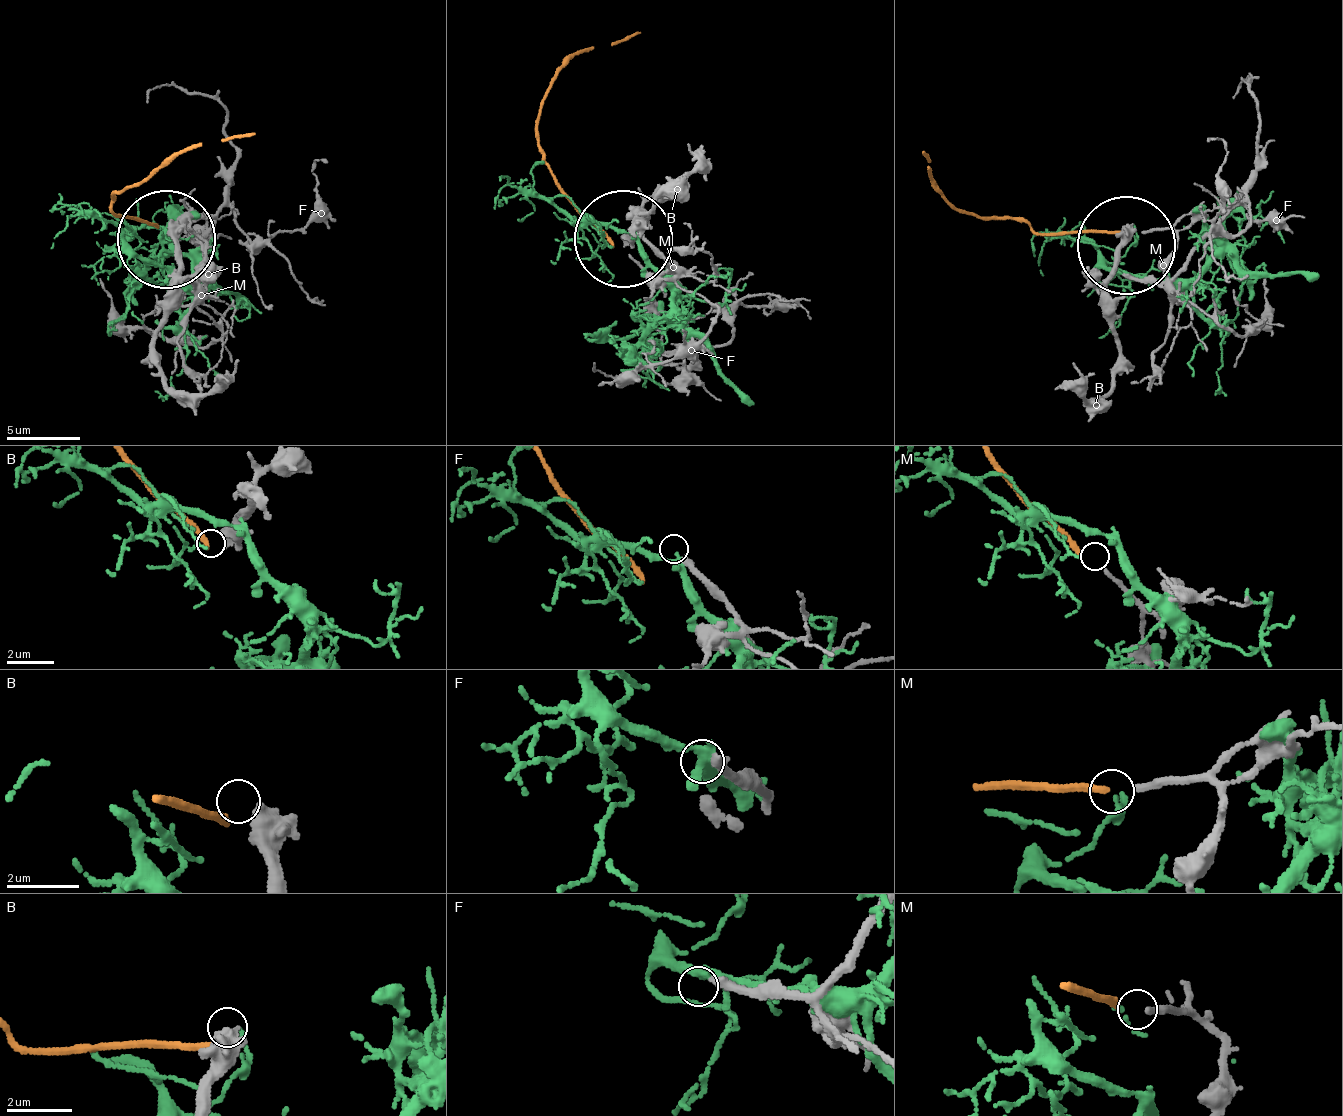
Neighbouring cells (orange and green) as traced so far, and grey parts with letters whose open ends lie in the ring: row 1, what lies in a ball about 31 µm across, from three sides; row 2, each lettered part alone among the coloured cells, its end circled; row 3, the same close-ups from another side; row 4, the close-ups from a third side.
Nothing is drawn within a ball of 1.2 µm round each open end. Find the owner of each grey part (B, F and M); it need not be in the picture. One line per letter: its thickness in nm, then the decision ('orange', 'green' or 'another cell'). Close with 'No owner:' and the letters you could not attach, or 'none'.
B: 440 nm | another cell
F: 260 nm | another cell
M: 170 nm | another cell
No owner: B, F, M

